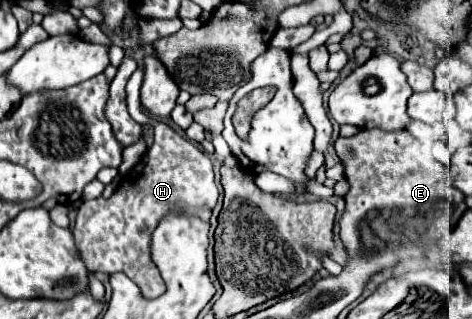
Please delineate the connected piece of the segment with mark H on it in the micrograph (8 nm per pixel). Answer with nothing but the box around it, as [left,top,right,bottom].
[72,120,218,298]

